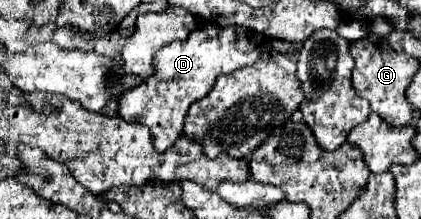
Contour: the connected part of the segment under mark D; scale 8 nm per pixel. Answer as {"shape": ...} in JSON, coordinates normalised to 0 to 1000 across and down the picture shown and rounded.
{"shape":[[[506,105],[458,137],[444,183],[406,192],[368,247],[368,338],[283,447],[283,530],[297,557],[349,575],[368,621],[368,676],[378,694],[401,685],[435,621],[449,484],[511,393],[515,347],[596,301],[620,247],[620,192],[620,155],[582,119],[525,123]]]}

